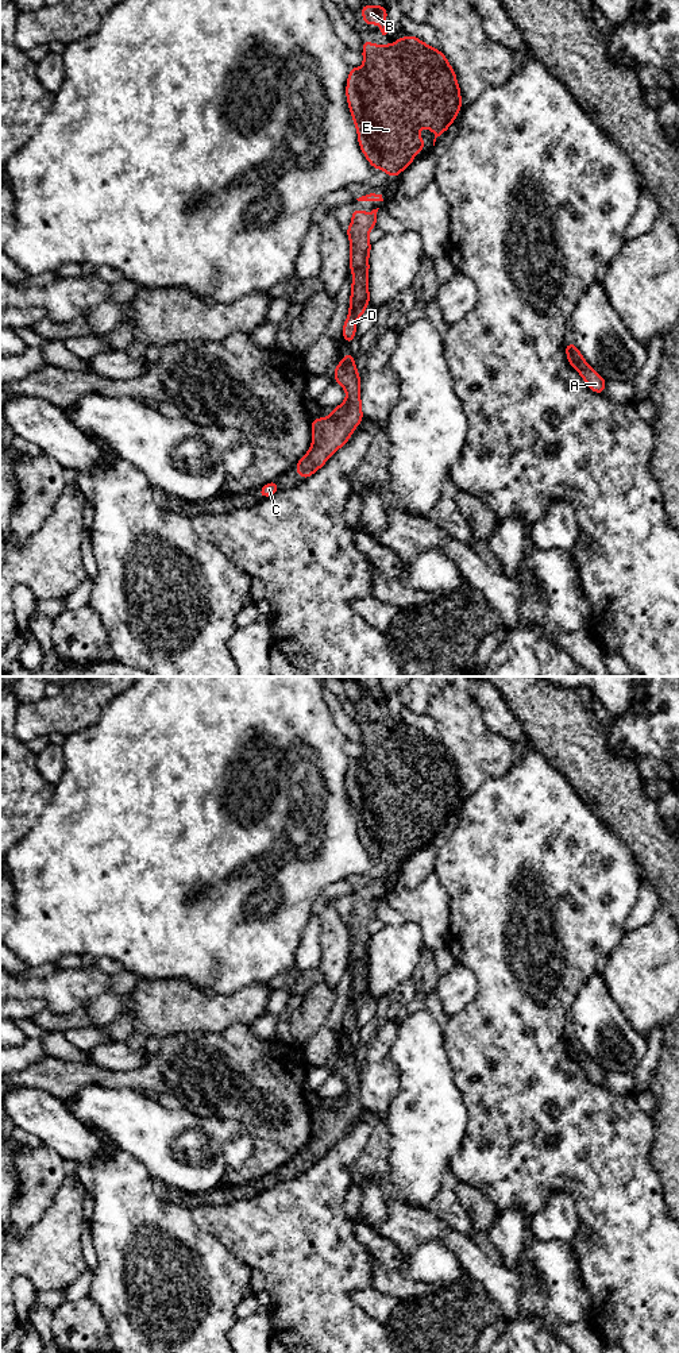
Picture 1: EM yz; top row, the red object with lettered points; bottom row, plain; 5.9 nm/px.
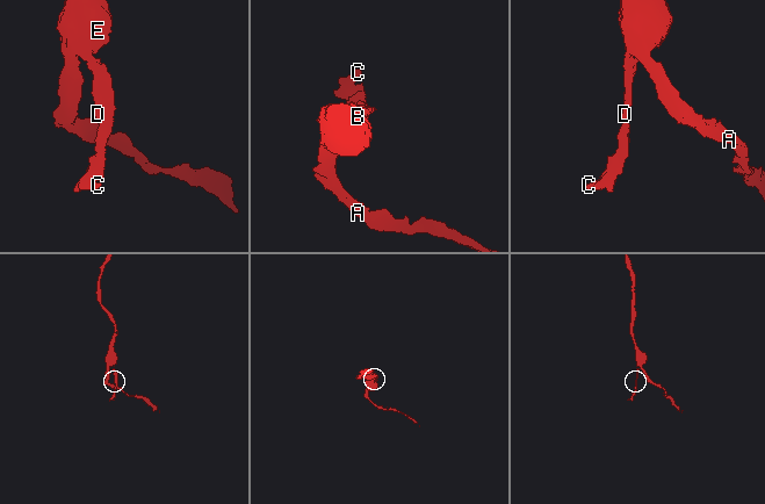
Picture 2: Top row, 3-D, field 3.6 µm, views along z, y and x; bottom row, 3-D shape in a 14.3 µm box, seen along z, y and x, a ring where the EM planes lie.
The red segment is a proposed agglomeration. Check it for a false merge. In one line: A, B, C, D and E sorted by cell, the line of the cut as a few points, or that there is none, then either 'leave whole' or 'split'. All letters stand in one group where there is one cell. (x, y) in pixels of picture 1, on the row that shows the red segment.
A B C D E; no cut; leave whole

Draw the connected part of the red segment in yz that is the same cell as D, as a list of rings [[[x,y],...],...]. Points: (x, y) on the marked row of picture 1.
[[[354,208],[351,224],[347,227],[351,247],[350,269],[352,271],[352,285],[350,292],[350,311],[343,325],[343,339],[346,344],[356,338],[356,321],[364,313],[366,307],[370,302],[369,255],[371,243],[369,240],[369,232],[377,226],[378,209],[379,208],[367,213]]]

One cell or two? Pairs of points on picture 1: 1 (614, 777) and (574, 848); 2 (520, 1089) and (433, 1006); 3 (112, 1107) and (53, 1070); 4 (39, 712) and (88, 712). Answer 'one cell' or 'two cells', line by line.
1: two cells
2: two cells
3: two cells
4: one cell

